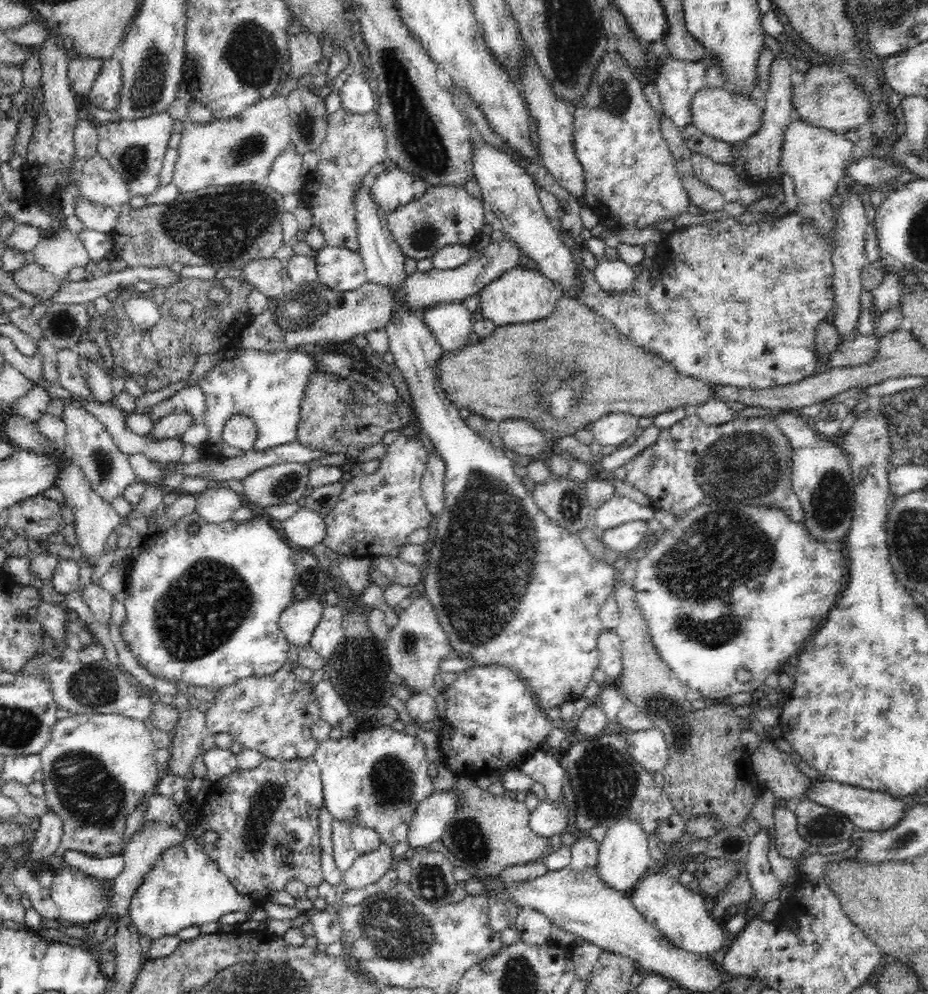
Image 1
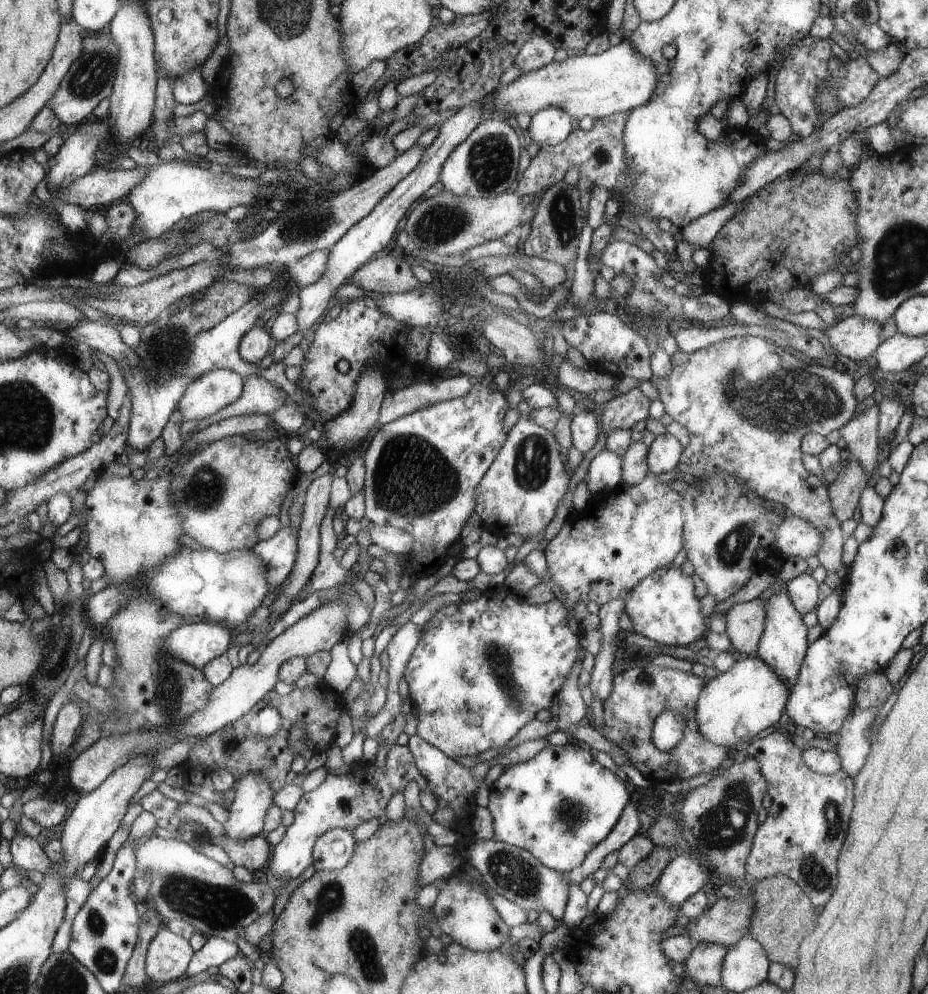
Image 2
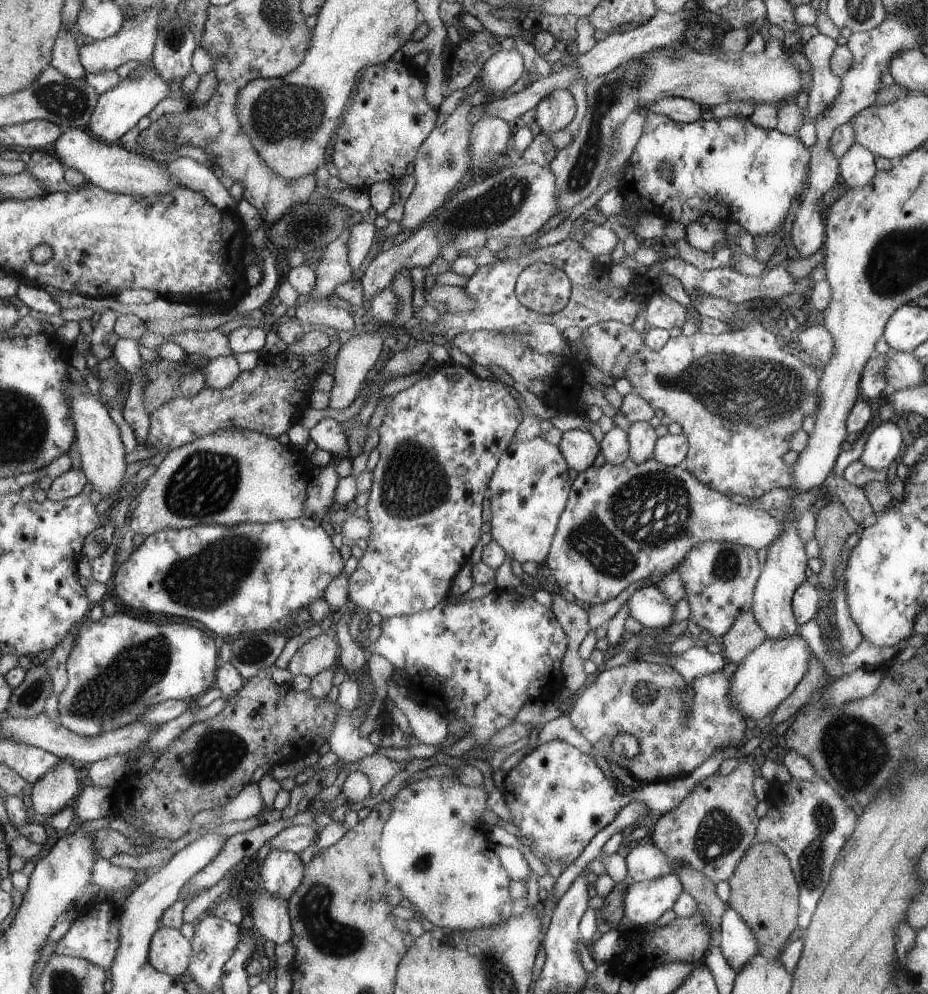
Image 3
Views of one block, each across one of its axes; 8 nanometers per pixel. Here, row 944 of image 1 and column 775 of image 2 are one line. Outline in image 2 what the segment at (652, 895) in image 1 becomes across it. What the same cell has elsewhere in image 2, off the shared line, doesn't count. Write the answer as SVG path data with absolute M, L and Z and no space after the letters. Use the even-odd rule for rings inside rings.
M754 655L736 661L730 670L714 673L707 681L697 702L696 720L702 738L718 746L744 748L748 740L762 730L774 726L789 700L788 688L782 678L764 660Z

